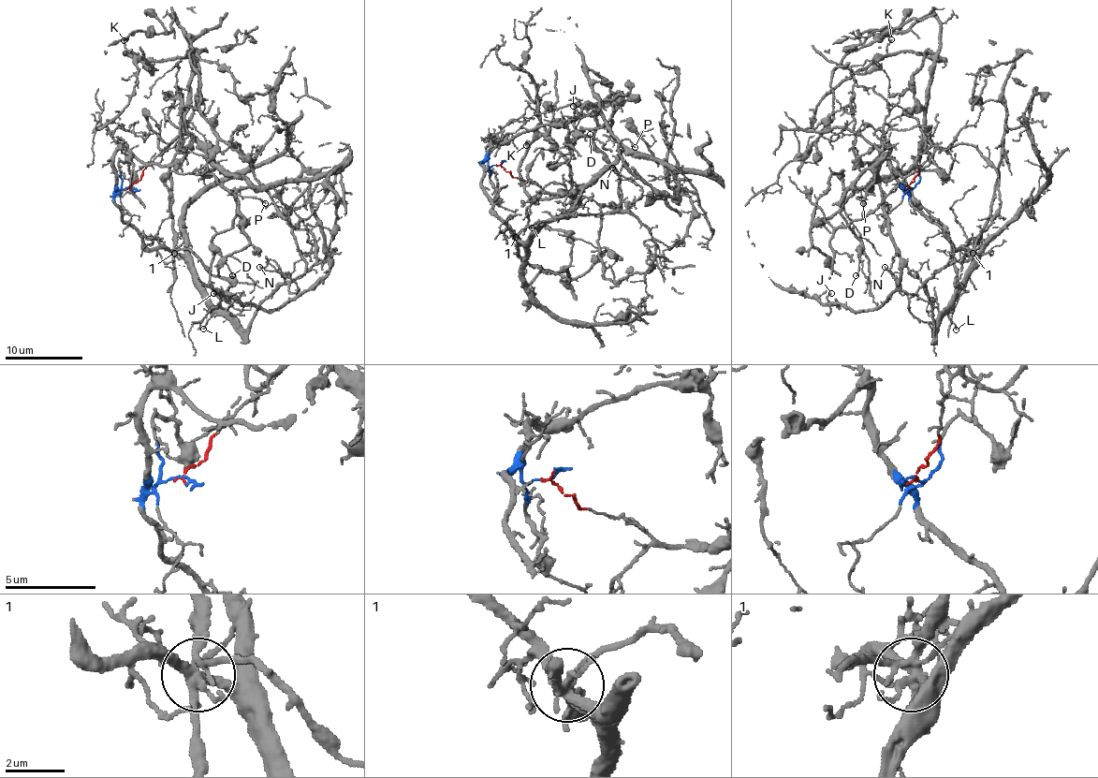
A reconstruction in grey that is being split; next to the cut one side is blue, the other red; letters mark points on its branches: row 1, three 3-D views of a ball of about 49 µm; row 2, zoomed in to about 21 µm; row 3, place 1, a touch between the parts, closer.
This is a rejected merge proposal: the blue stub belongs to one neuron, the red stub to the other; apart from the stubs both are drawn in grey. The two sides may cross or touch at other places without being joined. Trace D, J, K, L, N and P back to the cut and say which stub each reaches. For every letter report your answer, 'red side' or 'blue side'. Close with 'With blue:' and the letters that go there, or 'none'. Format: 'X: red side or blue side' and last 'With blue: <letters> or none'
D: red side
J: red side
K: red side
L: blue side
N: blue side
P: red side
With blue: L, N

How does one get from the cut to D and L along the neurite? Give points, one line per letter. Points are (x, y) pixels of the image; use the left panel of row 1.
D: (131, 188), (180, 134), (243, 177), (235, 216), (212, 242), (232, 276)
L: (131, 186), (117, 192), (115, 200), (124, 219), (148, 248), (168, 248), (182, 257), (212, 314), (203, 330)

